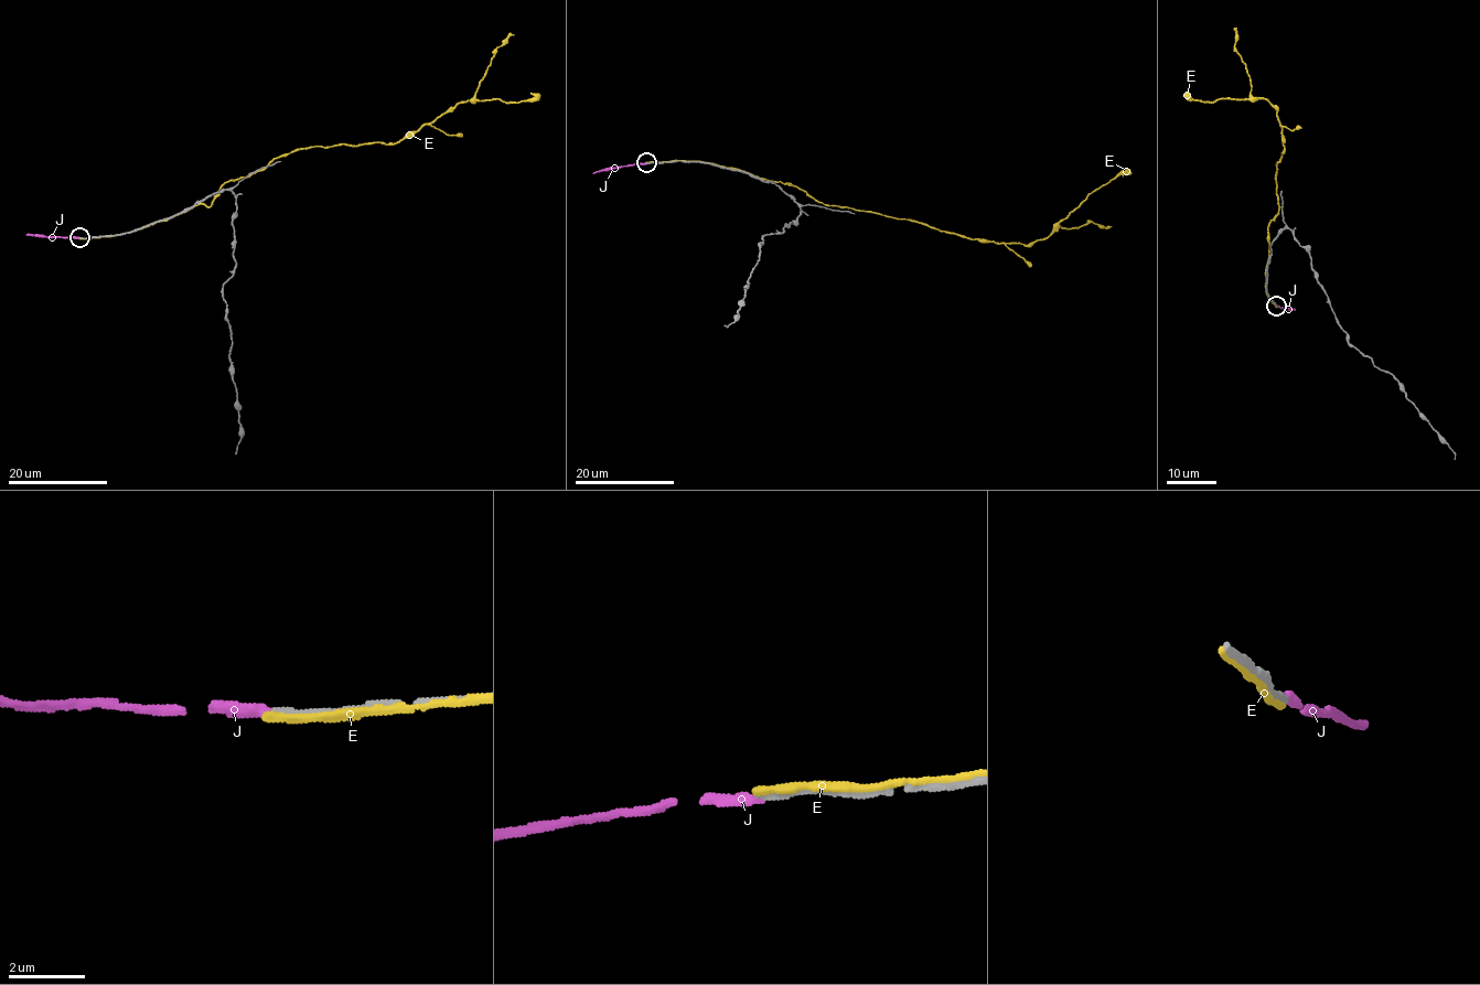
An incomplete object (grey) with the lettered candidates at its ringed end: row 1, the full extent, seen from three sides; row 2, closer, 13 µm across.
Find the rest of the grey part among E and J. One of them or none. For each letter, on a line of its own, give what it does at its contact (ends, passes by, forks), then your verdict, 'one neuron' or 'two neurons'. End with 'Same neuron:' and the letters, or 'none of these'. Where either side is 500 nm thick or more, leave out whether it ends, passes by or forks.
E: it passes by; two neurons
J: it ends; two neurons
Same neuron: none of these

